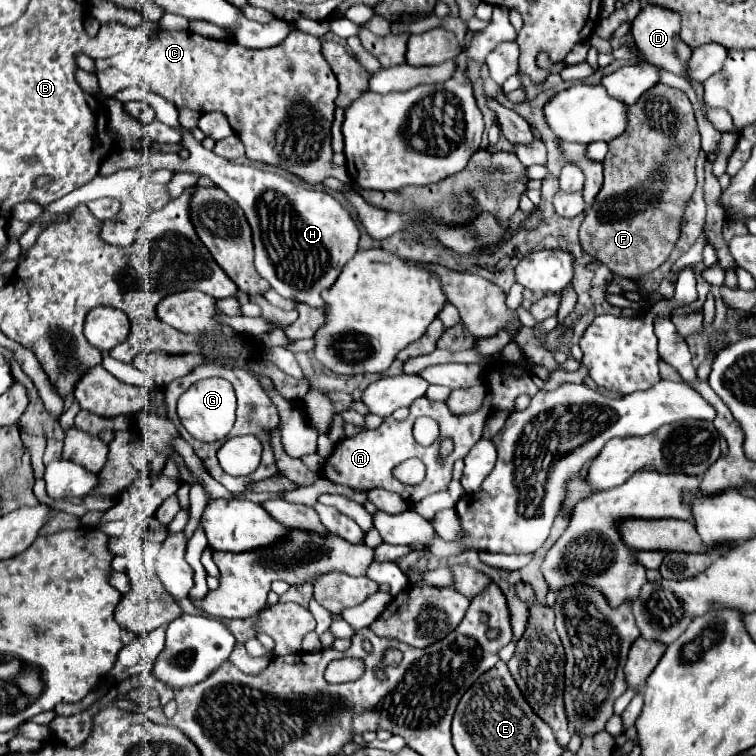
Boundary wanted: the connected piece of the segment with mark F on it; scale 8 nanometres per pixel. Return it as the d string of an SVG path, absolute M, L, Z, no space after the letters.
M658 82L644 92L636 104L628 106L628 124L624 134L614 138L604 158L604 184L580 226L580 246L586 254L608 266L614 274L640 280L662 266L678 236L684 210L696 188L696 158L700 154L700 132L686 92Z

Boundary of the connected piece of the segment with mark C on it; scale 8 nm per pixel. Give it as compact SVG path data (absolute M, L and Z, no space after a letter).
M292 26L292 32L288 34L288 38L282 44L278 44L274 48L268 48L268 50L244 50L242 46L236 46L236 42L232 42L232 40L208 40L208 38L202 38L202 36L198 36L198 34L190 32L190 30L172 30L172 32L162 30L162 32L156 32L156 36L146 46L146 50L144 50L144 70L142 70L142 74L138 74L138 78L140 78L140 82L138 82L140 88L164 96L176 108L192 108L192 110L200 113L212 111L223 113L234 133L238 134L236 130L240 130L238 138L244 142L244 146L246 146L246 158L252 160L252 162L264 162L264 164L270 164L270 166L276 166L278 164L280 168L284 168L286 172L302 178L308 184L320 184L328 176L334 176L334 178L338 178L344 184L350 182L350 176L348 176L346 168L332 166L332 150L330 150L332 148L332 144L330 144L330 124L332 124L332 110L336 108L334 106L334 100L338 96L338 80L336 80L334 72L330 70L328 62L324 60L322 52L320 52L320 40L314 38L314 36L310 36L310 34L304 34L304 32L296 30L294 26Z

